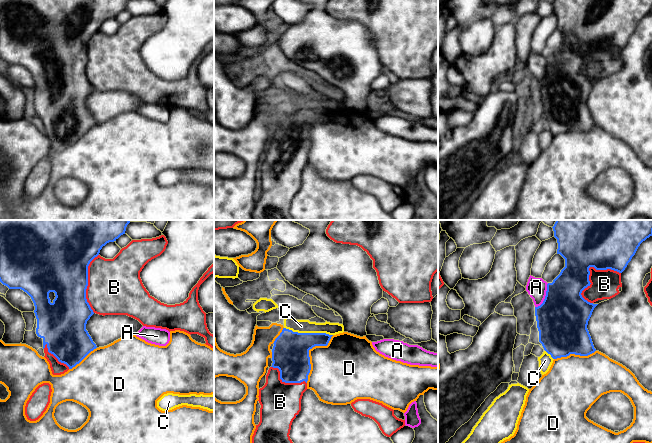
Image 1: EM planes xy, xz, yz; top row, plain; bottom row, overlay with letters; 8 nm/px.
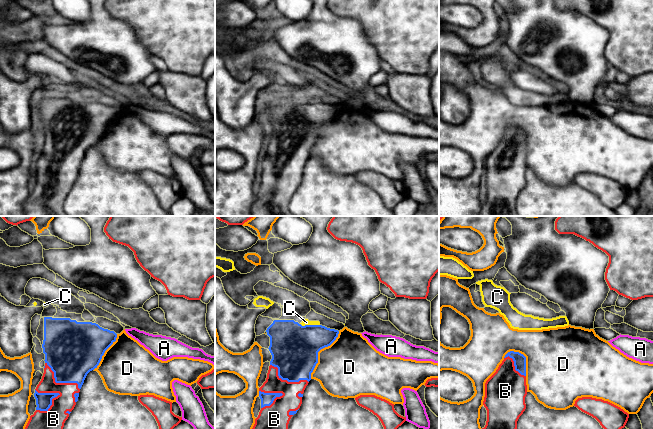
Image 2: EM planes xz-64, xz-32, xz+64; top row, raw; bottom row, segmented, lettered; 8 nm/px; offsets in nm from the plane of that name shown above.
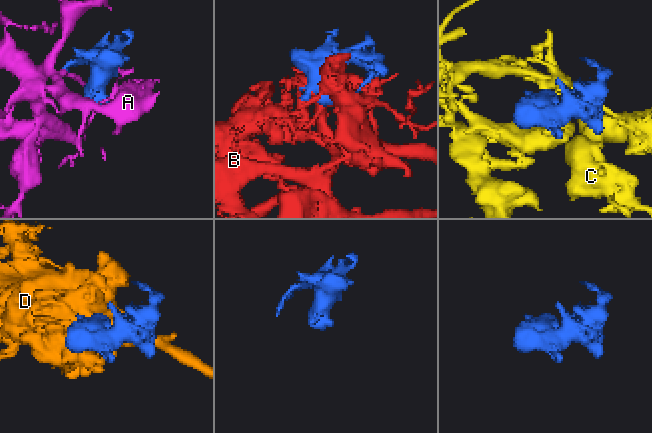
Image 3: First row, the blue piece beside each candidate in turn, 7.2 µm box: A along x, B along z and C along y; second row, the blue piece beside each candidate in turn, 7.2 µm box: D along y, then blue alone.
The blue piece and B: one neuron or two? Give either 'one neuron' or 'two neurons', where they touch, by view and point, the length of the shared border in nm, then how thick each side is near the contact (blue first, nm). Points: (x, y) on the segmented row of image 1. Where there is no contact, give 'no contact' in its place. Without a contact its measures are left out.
one neuron; contact yz (590, 266); length 380 nm; calibres 500 and 220 nm

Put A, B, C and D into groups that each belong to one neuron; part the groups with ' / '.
A / B / C / D

